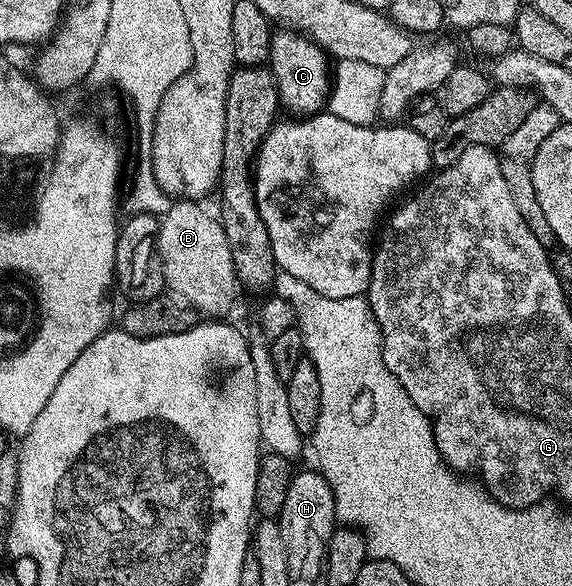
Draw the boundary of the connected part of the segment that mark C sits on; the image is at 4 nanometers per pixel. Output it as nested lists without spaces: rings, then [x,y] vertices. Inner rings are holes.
[[[297,30],[275,31],[270,47],[268,67],[278,86],[278,98],[283,109],[295,117],[313,116],[323,111],[330,99],[332,64],[317,41]]]

